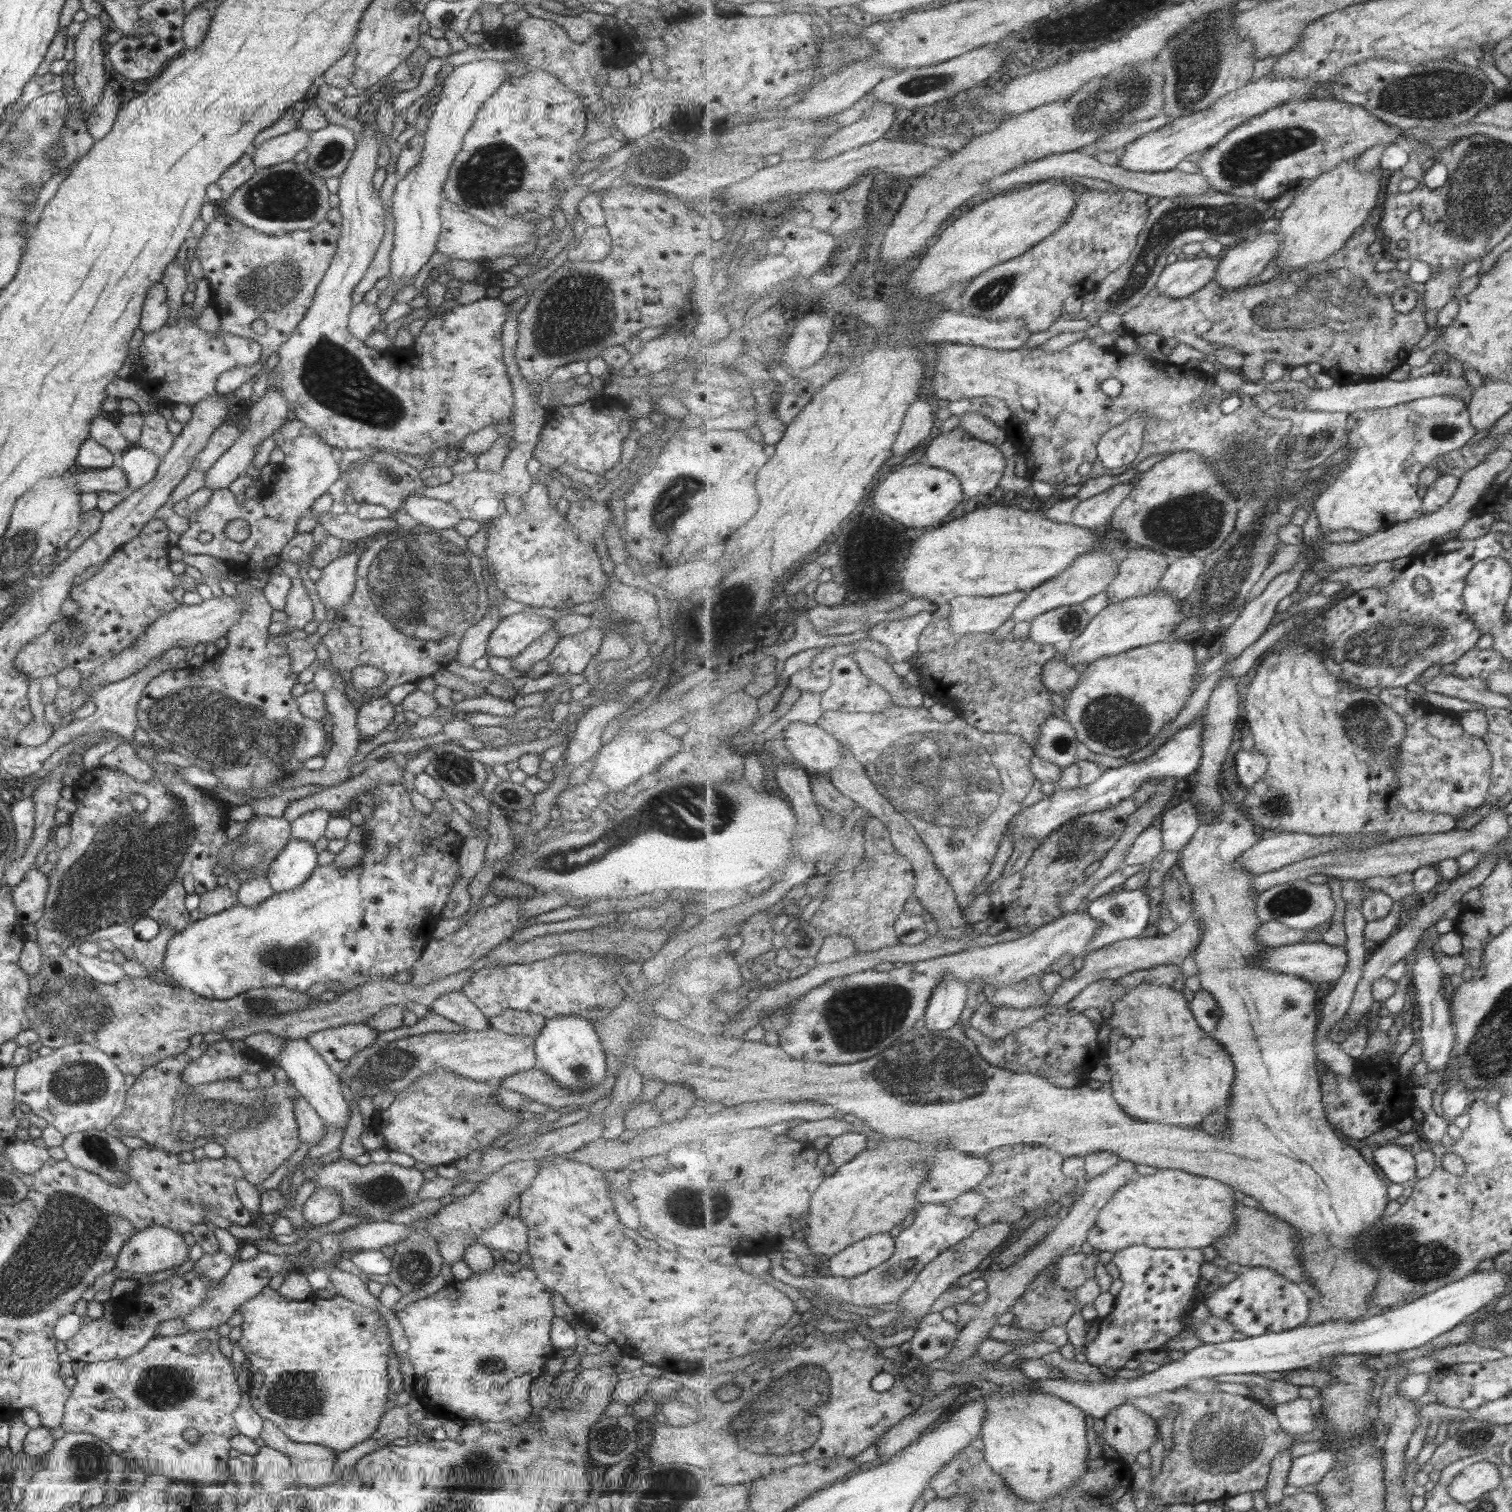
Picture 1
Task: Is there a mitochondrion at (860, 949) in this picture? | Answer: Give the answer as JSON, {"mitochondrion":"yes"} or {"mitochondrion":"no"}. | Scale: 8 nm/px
{"mitochondrion":"no"}

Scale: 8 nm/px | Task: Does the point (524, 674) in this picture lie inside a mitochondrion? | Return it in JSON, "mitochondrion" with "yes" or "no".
{"mitochondrion":"no"}

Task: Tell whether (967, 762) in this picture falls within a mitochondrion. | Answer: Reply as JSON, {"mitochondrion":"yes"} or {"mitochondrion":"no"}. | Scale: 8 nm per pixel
{"mitochondrion":"yes"}

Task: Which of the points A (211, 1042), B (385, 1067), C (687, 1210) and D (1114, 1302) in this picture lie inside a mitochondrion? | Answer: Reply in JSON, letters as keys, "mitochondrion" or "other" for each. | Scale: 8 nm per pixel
{"A":"other","B":"mitochondrion","C":"mitochondrion","D":"other"}

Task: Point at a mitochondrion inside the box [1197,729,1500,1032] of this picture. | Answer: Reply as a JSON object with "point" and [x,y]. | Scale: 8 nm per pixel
{"point":[1293,900]}

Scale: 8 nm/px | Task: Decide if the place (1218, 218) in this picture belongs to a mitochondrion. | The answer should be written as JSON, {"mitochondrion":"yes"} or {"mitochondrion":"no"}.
{"mitochondrion":"yes"}

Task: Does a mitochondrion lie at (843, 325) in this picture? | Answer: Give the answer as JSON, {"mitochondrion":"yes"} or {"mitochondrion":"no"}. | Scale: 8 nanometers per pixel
{"mitochondrion":"no"}

